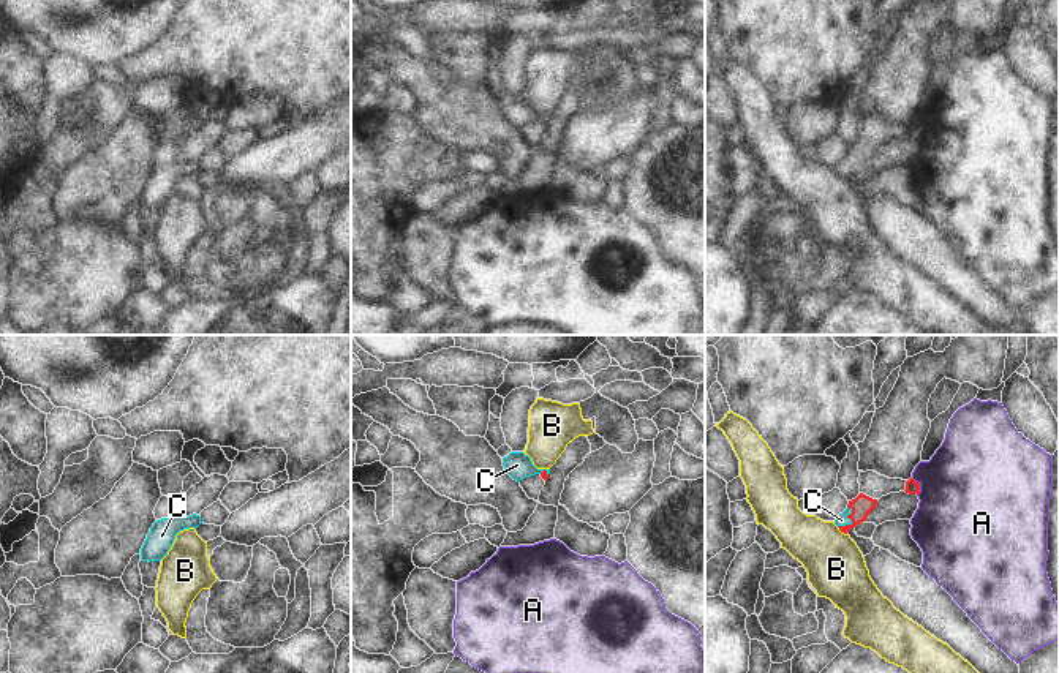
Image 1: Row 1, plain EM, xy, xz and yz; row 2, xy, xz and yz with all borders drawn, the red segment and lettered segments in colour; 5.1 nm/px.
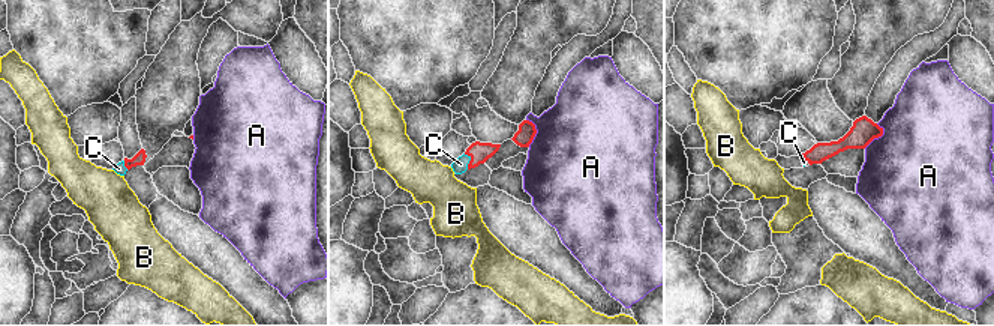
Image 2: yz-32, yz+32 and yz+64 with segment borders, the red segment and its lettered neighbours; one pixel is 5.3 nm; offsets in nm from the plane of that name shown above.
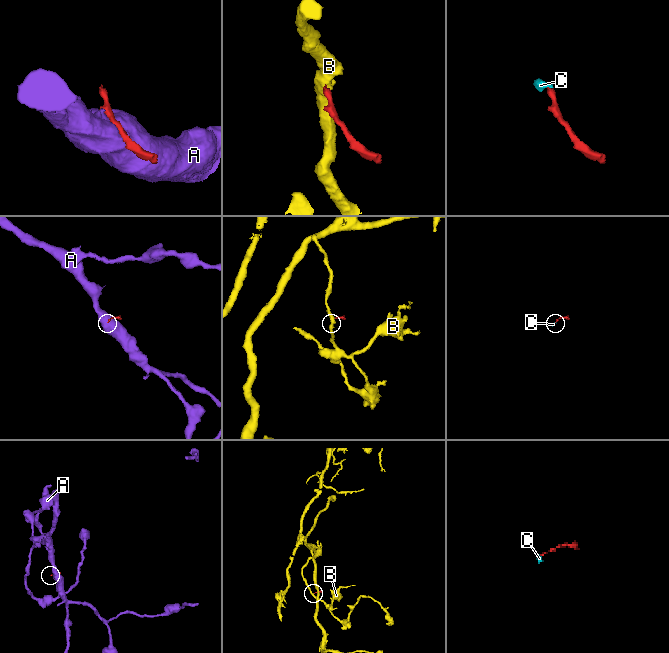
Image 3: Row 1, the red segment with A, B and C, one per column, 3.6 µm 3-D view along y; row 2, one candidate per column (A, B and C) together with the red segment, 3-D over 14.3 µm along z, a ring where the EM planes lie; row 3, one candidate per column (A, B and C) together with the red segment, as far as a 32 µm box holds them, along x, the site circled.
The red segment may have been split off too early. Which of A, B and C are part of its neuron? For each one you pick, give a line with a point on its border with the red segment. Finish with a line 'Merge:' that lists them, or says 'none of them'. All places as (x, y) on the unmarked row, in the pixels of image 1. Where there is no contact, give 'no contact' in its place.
C: meets red in yz at (851, 165)
Merge: C

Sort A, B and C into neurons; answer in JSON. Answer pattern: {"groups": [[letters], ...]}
{"groups": [["A"], ["B"], ["C"]]}

